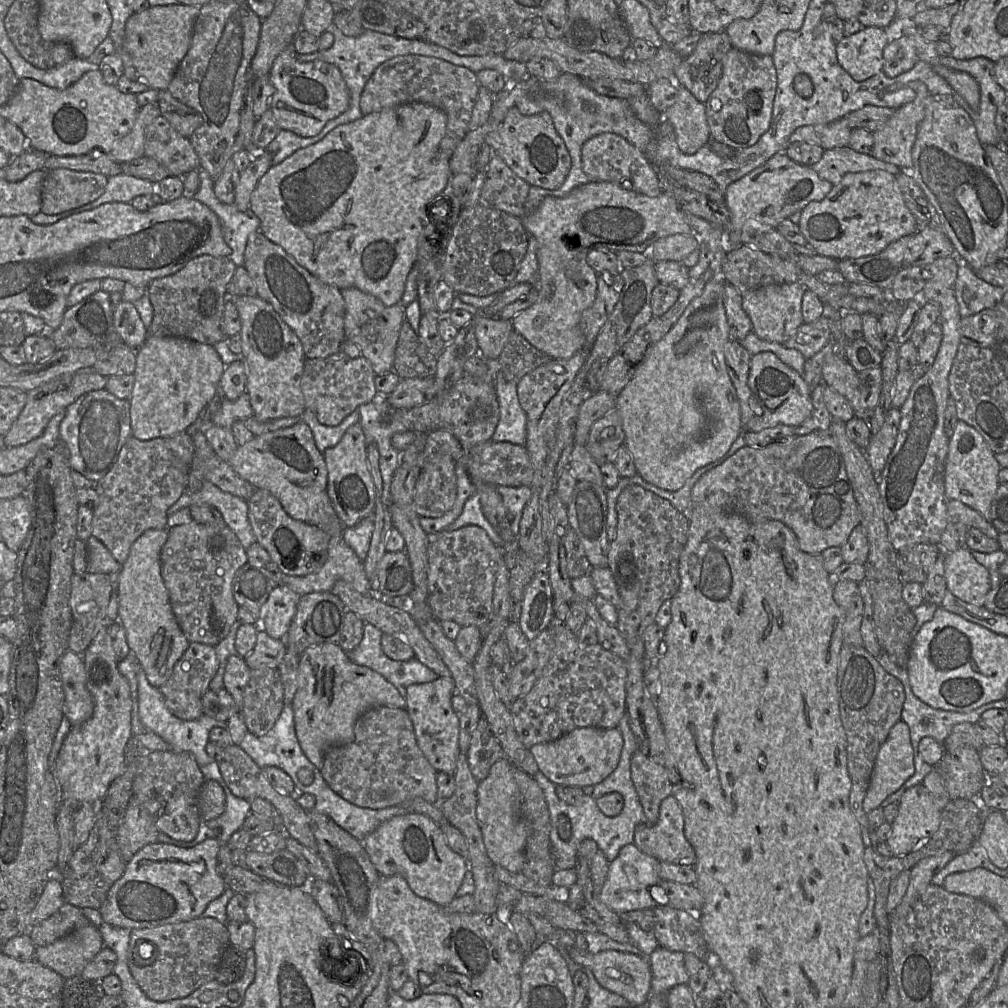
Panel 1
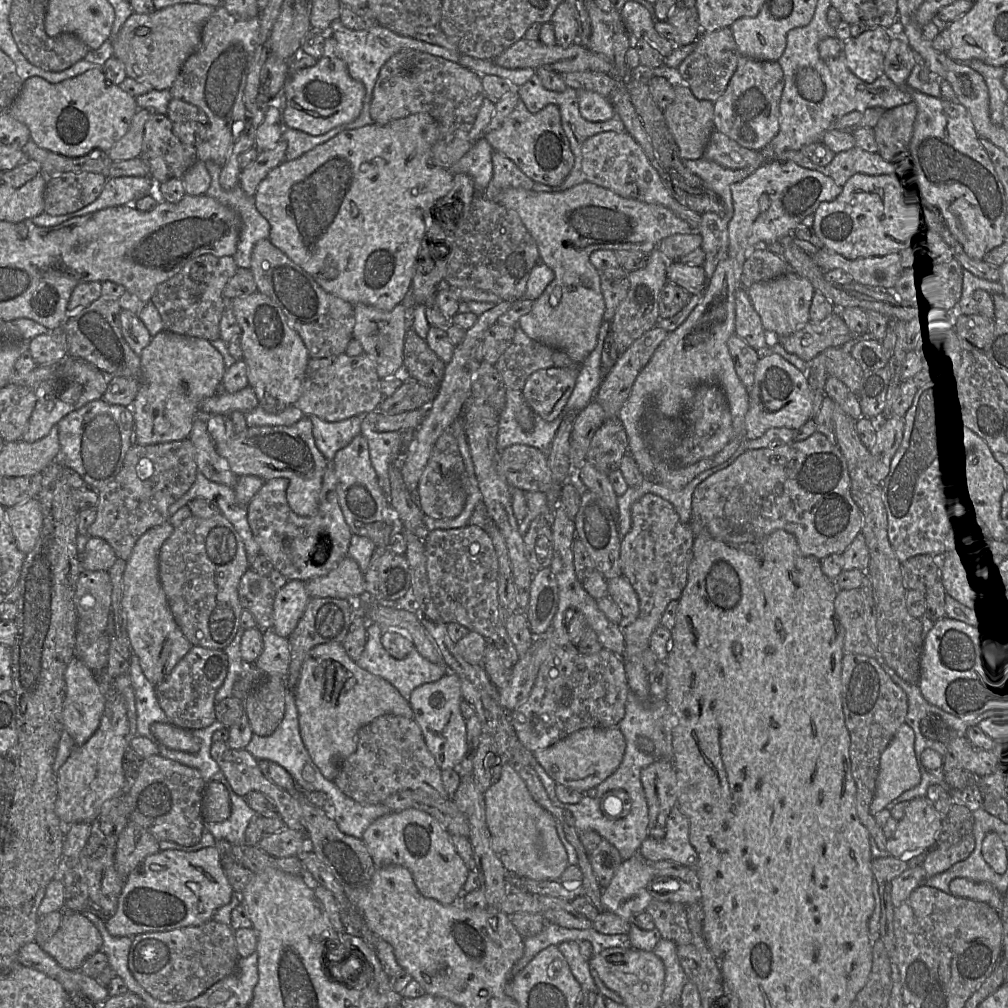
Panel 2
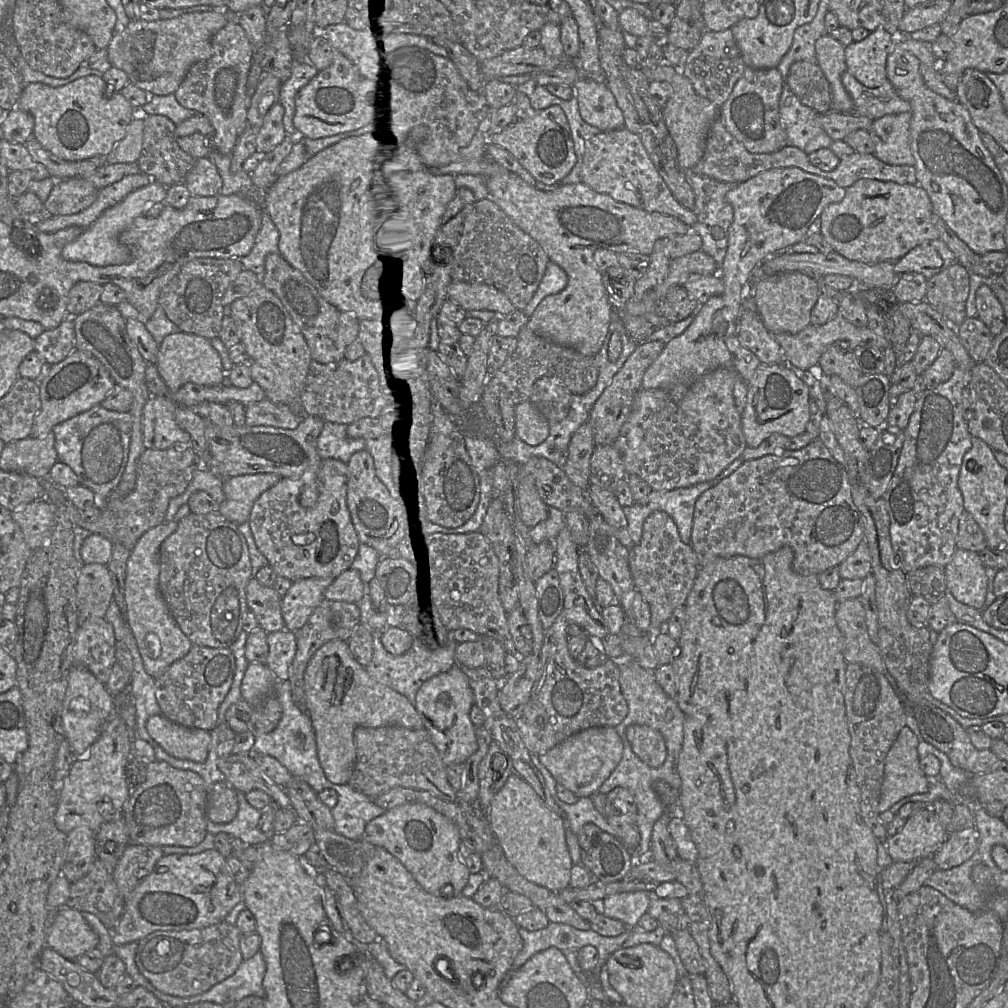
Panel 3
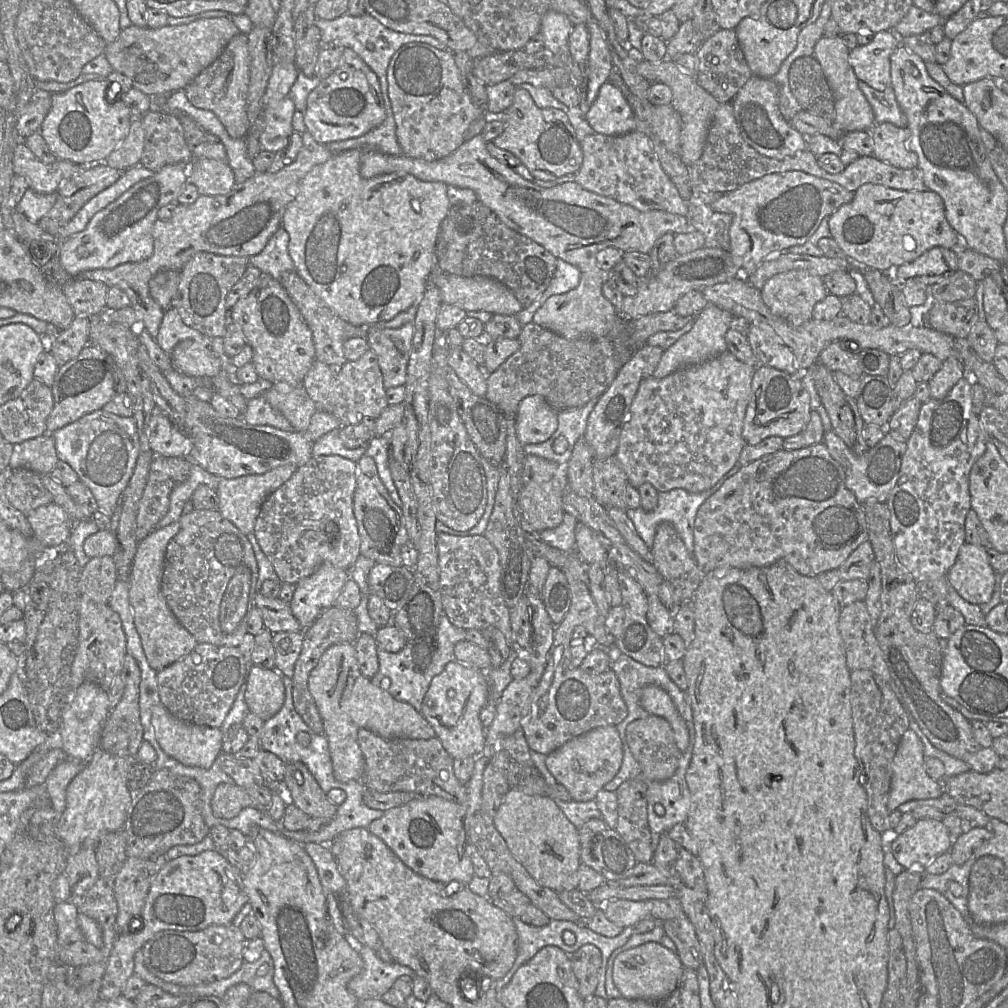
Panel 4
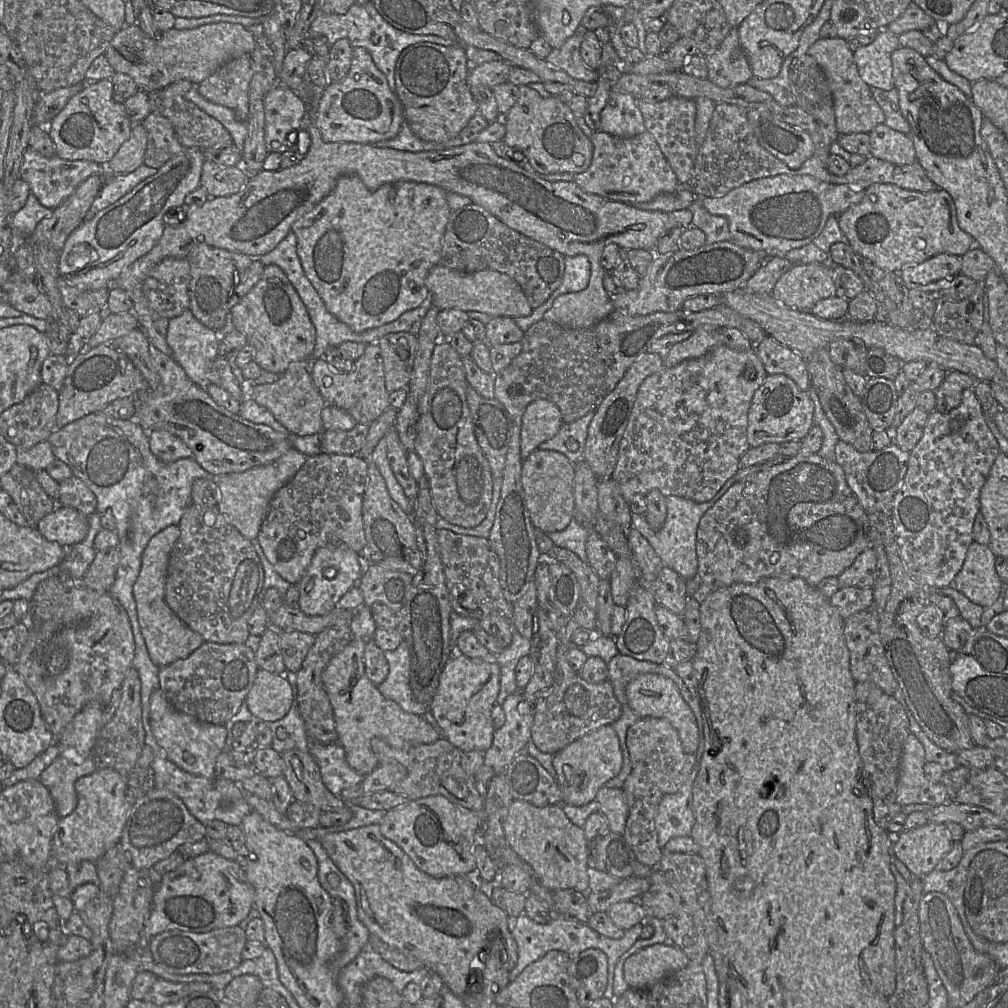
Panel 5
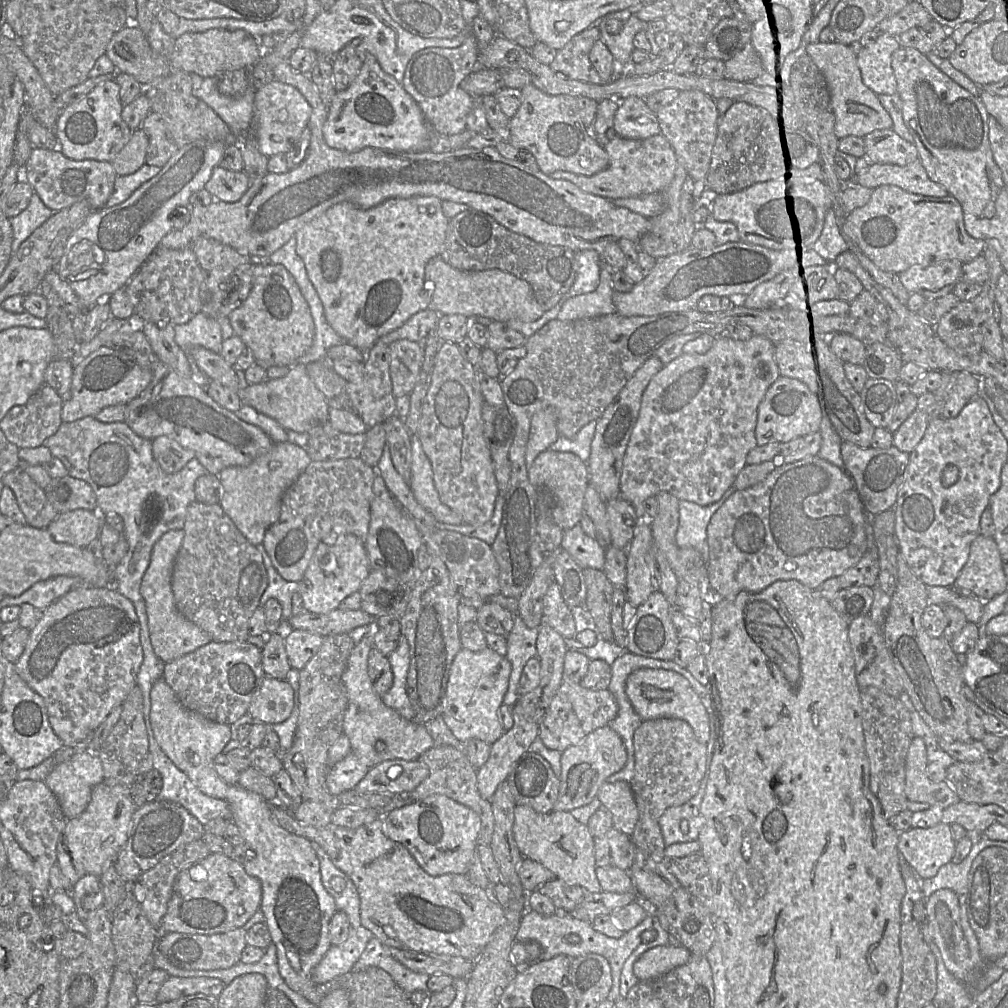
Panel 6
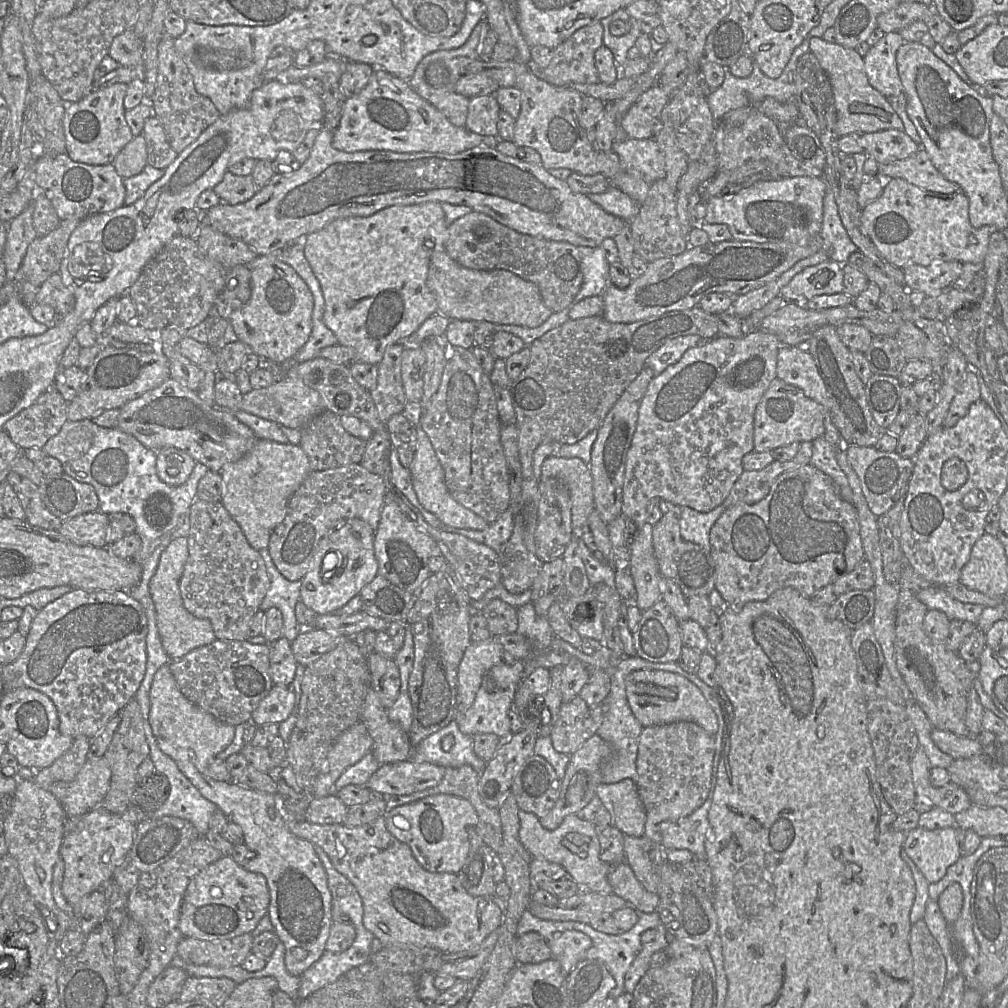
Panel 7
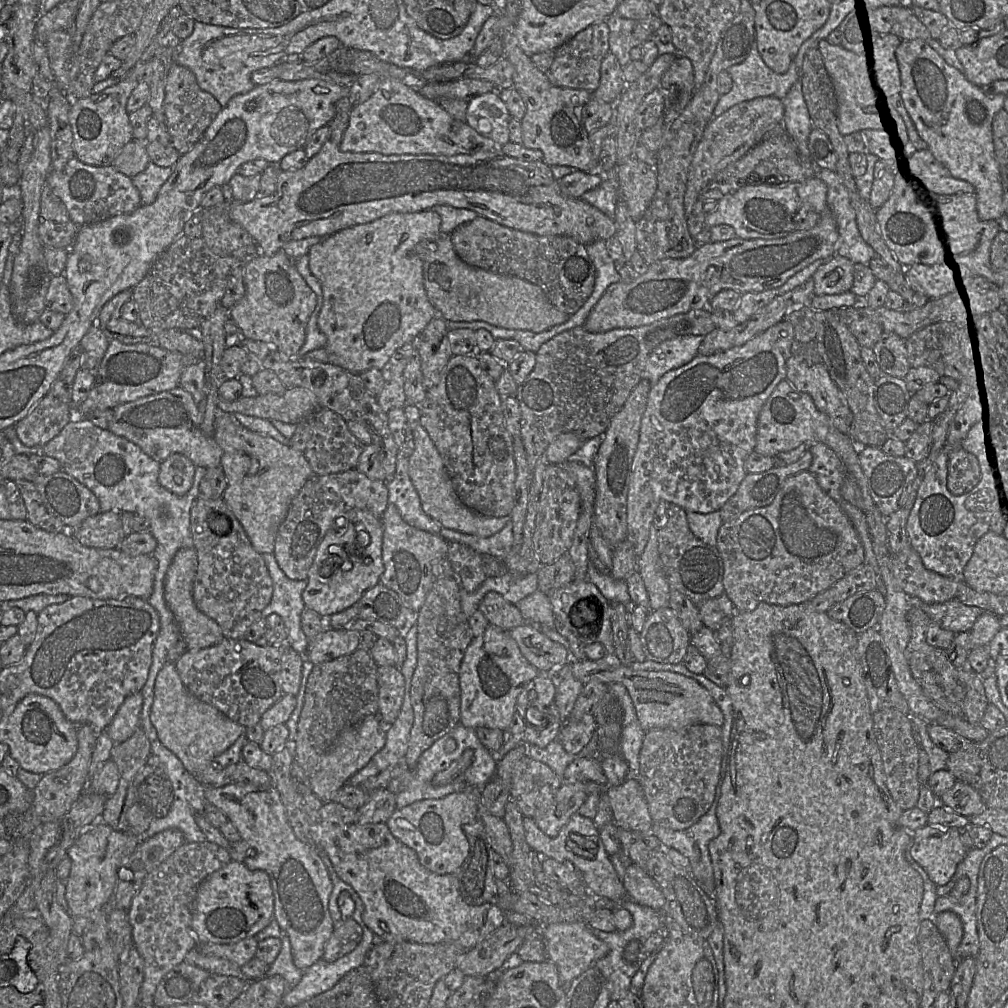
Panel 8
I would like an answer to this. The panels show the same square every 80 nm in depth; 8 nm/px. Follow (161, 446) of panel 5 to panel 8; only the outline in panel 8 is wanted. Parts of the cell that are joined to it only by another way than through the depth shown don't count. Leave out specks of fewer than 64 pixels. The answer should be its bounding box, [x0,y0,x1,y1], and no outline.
[158,453,196,495]

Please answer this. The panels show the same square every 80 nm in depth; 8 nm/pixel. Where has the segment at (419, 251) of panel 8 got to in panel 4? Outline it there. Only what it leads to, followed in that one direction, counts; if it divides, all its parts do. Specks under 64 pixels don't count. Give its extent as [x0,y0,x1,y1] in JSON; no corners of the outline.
[431,270,524,316]

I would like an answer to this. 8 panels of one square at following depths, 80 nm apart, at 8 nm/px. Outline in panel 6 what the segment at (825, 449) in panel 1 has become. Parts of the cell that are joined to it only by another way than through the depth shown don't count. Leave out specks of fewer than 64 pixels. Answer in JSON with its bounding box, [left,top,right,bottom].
[707,456,871,598]

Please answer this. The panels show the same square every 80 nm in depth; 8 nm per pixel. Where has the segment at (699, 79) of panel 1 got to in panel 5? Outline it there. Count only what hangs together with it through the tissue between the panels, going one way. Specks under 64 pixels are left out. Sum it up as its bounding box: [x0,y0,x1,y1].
[705,28,753,88]

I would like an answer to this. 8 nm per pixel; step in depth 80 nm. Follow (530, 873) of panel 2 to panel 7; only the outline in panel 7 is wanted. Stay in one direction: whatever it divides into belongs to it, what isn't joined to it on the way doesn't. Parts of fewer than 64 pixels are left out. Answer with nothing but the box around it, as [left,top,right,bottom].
[519,811,613,894]

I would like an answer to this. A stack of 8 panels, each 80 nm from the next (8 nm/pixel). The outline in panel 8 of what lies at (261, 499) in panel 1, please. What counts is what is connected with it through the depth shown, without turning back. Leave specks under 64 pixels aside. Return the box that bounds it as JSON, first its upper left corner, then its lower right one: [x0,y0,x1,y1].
[273,468,389,580]

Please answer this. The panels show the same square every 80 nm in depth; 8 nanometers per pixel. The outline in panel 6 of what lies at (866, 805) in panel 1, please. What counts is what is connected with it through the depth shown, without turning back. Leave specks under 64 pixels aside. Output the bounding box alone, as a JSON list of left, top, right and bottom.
[905,736,960,809]

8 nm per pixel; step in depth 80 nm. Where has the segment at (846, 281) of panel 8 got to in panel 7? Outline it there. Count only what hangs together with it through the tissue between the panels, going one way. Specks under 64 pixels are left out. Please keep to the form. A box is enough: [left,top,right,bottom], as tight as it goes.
[781,260,843,306]

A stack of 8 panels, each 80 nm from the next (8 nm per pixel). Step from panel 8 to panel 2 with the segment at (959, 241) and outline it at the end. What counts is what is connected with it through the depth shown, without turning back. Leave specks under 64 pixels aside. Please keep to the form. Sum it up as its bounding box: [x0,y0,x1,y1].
[812,174,929,259]

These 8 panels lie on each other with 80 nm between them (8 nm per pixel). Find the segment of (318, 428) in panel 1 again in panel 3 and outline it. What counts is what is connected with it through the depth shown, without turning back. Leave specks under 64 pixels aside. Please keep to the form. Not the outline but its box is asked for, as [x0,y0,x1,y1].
[316,422,365,463]

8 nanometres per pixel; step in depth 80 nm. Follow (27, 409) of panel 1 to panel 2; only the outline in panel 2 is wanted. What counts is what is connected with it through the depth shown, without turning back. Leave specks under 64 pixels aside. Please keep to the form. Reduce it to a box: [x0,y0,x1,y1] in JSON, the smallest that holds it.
[21,356,109,443]

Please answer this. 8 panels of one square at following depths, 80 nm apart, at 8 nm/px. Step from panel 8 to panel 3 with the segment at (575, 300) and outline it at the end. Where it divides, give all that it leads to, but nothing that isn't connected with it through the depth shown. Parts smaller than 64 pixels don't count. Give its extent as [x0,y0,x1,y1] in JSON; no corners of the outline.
[452,198,550,310]

